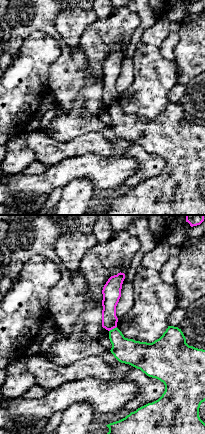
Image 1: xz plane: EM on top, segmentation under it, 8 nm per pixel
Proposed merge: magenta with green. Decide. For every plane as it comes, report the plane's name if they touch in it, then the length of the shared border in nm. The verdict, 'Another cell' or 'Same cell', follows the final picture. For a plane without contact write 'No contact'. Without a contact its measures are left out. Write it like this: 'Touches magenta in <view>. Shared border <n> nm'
Touches magenta in xz. Shared border 80 nm

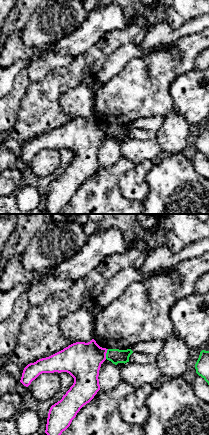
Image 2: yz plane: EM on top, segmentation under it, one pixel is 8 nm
Touches magenta in yz. Shared border 80 nm

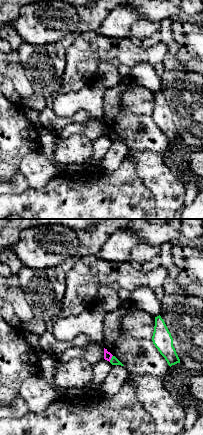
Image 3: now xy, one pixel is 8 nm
Touches magenta in xy. Shared border 60 nm

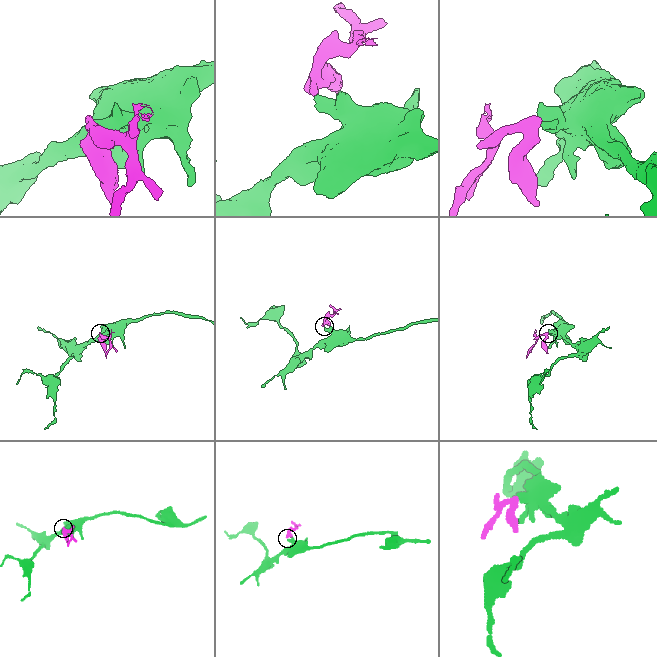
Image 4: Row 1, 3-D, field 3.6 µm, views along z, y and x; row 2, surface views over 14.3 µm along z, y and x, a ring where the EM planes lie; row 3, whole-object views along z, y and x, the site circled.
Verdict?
Another cell

